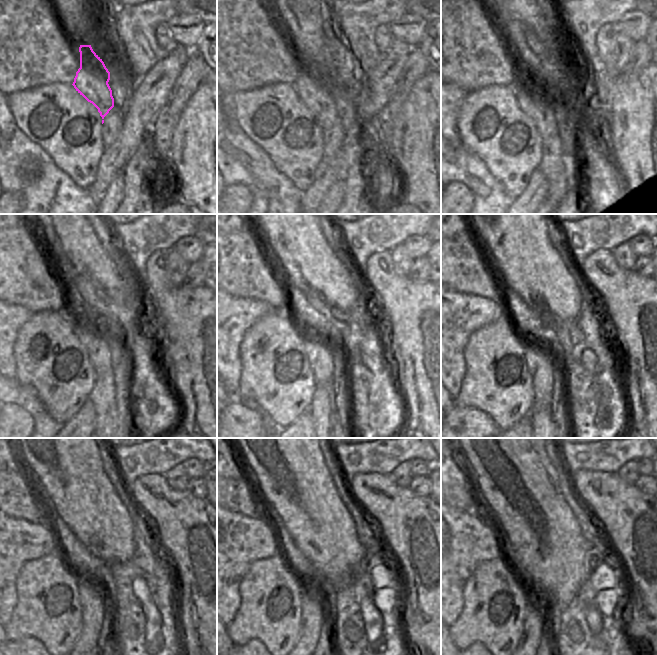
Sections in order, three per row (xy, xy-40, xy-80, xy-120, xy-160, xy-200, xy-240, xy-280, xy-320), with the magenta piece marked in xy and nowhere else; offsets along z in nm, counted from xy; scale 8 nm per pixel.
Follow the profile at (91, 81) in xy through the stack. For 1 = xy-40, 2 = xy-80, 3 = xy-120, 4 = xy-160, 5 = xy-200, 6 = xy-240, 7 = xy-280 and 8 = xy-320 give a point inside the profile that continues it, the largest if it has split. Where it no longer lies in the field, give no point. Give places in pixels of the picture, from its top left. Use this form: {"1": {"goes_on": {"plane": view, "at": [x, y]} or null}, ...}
{"1": {"goes_on": {"plane": "xy-40", "at": [314, 87]}}, "2": {"goes_on": {"plane": "xy-80", "at": [536, 100]}}, "3": {"goes_on": {"plane": "xy-120", "at": [93, 338]}}, "4": {"goes_on": {"plane": "xy-160", "at": [319, 348]}}, "5": {"goes_on": {"plane": "xy-200", "at": [542, 361]}}, "6": {"goes_on": {"plane": "xy-240", "at": [92, 592]}}, "7": {"goes_on": {"plane": "xy-280", "at": [316, 610]}}, "8": {"goes_on": {"plane": "xy-320", "at": [537, 617]}}}

